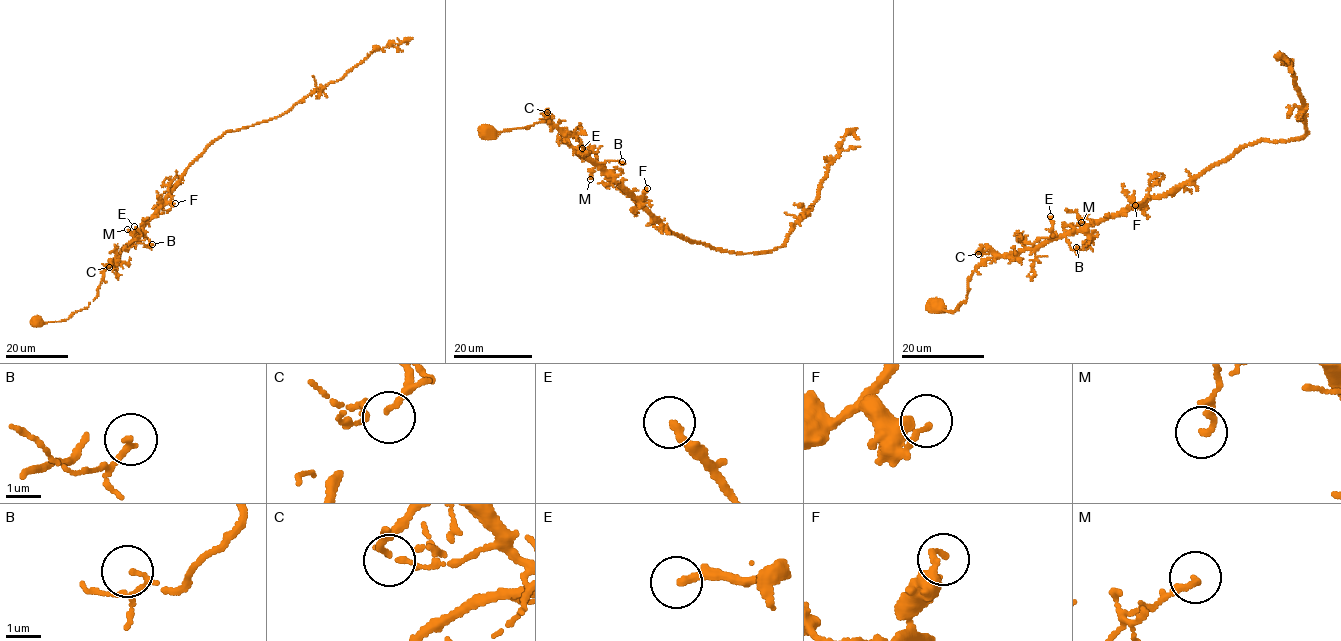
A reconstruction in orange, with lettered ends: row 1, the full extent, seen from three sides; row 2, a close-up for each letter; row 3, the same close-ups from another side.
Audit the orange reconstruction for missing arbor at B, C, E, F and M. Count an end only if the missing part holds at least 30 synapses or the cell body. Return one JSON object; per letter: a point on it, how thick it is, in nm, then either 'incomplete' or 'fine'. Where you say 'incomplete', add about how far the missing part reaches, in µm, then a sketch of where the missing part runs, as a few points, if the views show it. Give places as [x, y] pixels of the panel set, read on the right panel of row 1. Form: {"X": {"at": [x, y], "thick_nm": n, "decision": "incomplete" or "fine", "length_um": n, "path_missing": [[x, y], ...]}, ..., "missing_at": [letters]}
{"B": {"at": [1076, 247], "thick_nm": 140, "decision": "fine"}, "C": {"at": [978, 254], "thick_nm": 150, "decision": "fine"}, "E": {"at": [1050, 216], "thick_nm": 240, "decision": "fine"}, "F": {"at": [1135, 205], "thick_nm": 140, "decision": "fine"}, "M": {"at": [1081, 222], "thick_nm": 160, "decision": "fine"}, "missing_at": []}

